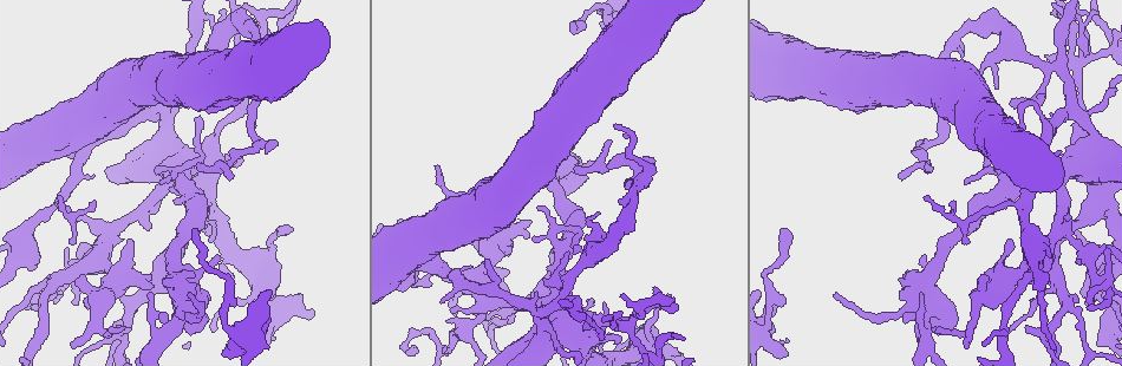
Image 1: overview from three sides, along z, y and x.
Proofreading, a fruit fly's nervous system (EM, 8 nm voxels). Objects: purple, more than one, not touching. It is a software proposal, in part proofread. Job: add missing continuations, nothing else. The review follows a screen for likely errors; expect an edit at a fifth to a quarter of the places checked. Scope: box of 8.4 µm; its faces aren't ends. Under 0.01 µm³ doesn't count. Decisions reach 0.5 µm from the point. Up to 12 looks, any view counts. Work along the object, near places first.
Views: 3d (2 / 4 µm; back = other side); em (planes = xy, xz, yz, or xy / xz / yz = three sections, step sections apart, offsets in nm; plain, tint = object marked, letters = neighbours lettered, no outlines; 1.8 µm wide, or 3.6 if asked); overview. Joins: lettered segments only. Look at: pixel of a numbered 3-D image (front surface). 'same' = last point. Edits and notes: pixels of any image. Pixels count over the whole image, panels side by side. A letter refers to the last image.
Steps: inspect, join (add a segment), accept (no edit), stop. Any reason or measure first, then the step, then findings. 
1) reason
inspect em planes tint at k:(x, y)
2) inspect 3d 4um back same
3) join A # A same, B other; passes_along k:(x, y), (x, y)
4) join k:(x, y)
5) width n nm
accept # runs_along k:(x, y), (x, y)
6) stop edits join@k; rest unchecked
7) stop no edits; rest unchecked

sharp bend
inspect em 3.6um xz step 4 letters at 1:(194, 21)

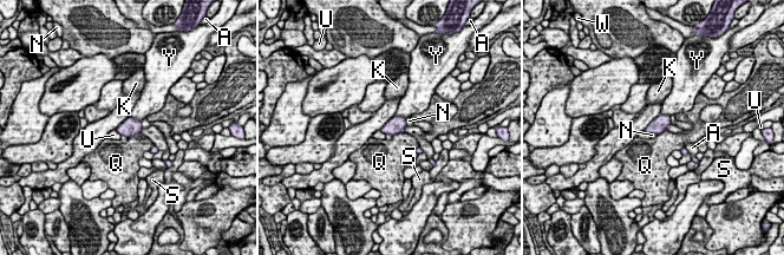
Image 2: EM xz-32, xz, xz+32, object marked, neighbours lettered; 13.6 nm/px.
longest_contact Q 200 nm
accept # A other, K other, N other, Q other, S other, U other, W other, Y other; border 2:(141, 122), (142, 128); none of them fits

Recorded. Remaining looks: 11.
an open end
inspect em yz step 8 tint at 1:(268, 341)

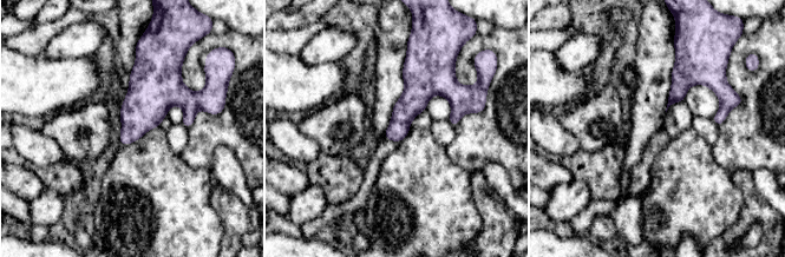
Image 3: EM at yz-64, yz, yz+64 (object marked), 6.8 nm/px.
cut it another way
inspect em planes letters same

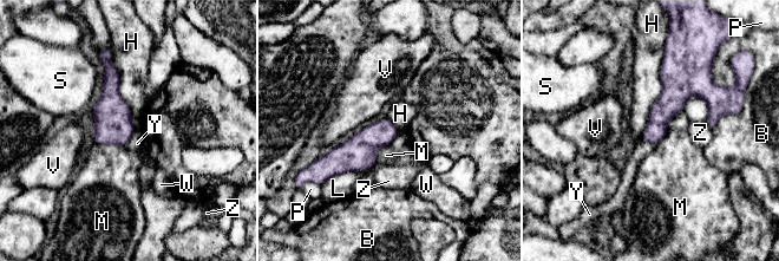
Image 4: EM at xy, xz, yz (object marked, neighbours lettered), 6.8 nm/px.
accept # B other, H other, L other, M other, P other, S other, V other, W other, Y other, Z other; border 4:(665, 50), (661, 92), (640, 138); no lettered segment goes on from it

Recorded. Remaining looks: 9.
branch stops here
inspect 3d 2um at 1:(291, 230)

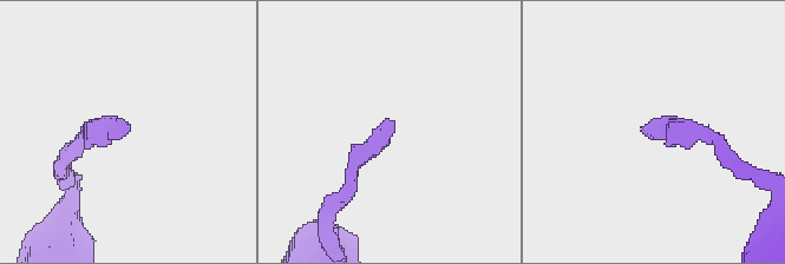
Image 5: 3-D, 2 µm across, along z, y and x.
now the EM
inspect em planes letters at 5:(121, 127)

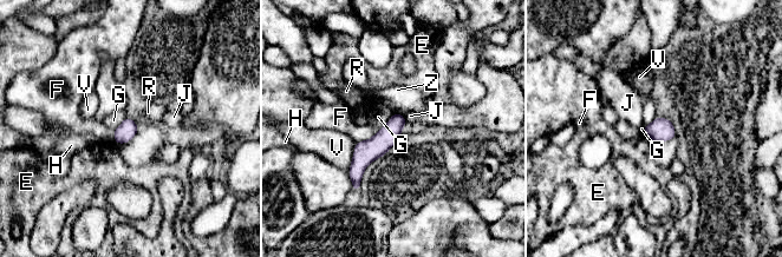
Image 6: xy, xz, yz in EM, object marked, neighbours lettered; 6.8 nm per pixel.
longest_contact G 200 nm
accept # E other, F other, G other, H other, J other, R other, V other, Z other; runs_along 6:(397, 116), (359, 163), (356, 186); no lettered segment goes on from it

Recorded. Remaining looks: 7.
an open end
inspect 3d 4um at 1:(210, 241)

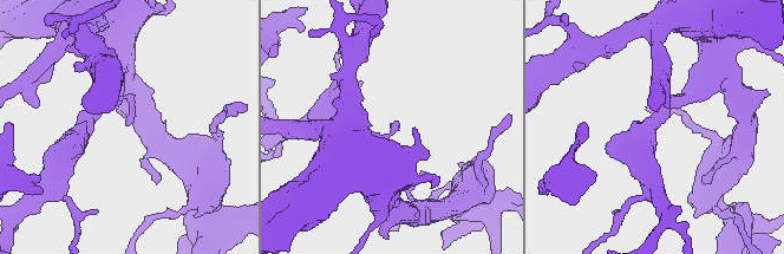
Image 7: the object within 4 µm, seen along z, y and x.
inspect em planes letters at 7:(390, 123)

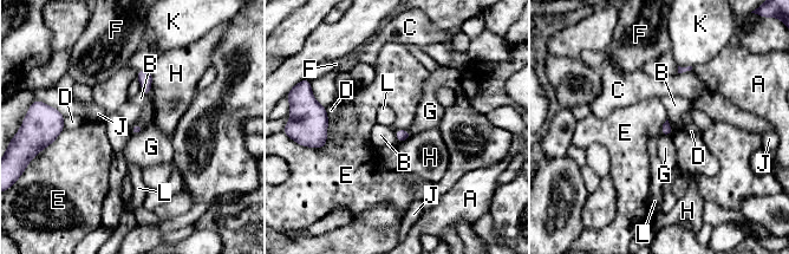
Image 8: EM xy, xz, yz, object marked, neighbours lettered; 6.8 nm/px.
accept # A other, B other, C other, D other, E other, F other, G other, H other, J other, K other, L other; border 8:(328, 121), (325, 144), (318, 149); no lettered segment goes on from it

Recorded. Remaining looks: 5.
long arm stops here
inspect em planes letters at 1:(786, 232)

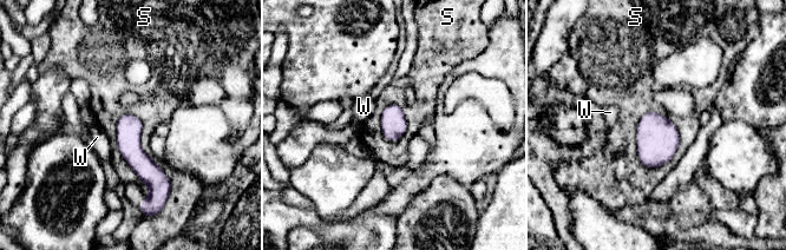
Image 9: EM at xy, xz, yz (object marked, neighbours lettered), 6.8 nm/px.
accept # S other, W other; no lettered segment goes on from it

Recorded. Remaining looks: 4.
stop no edits; rest unchecked

